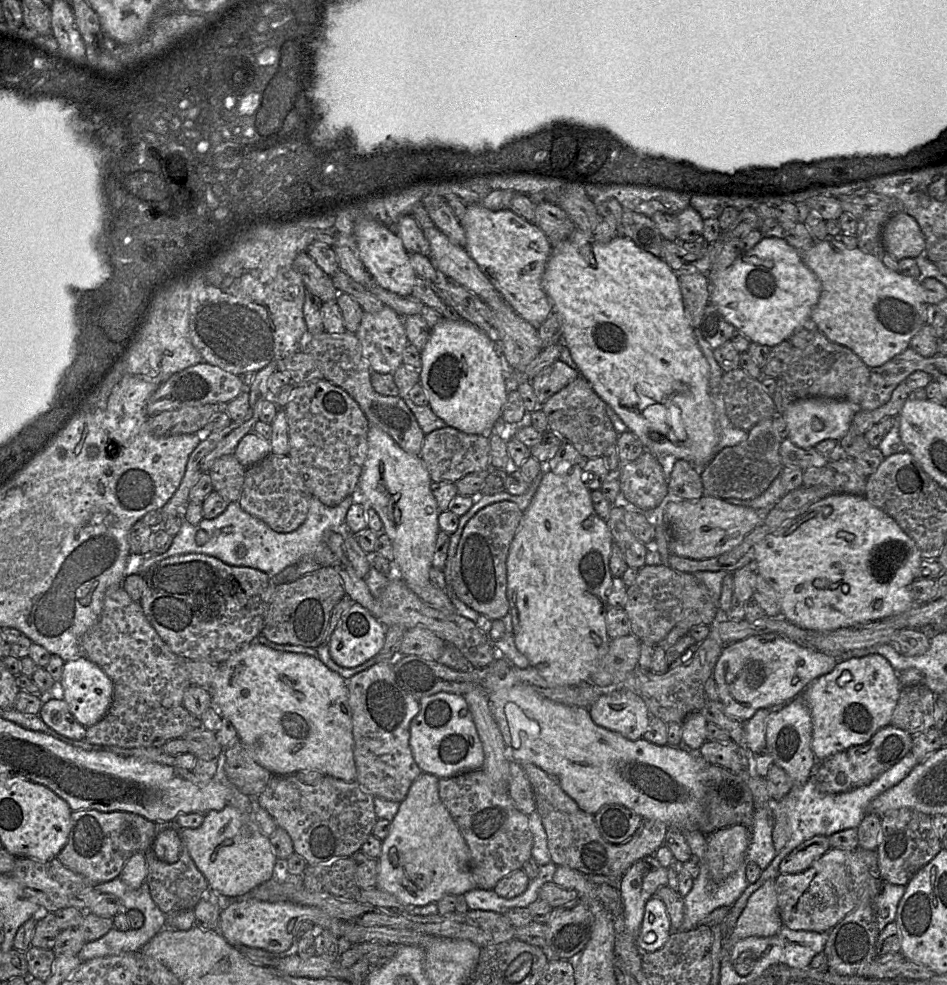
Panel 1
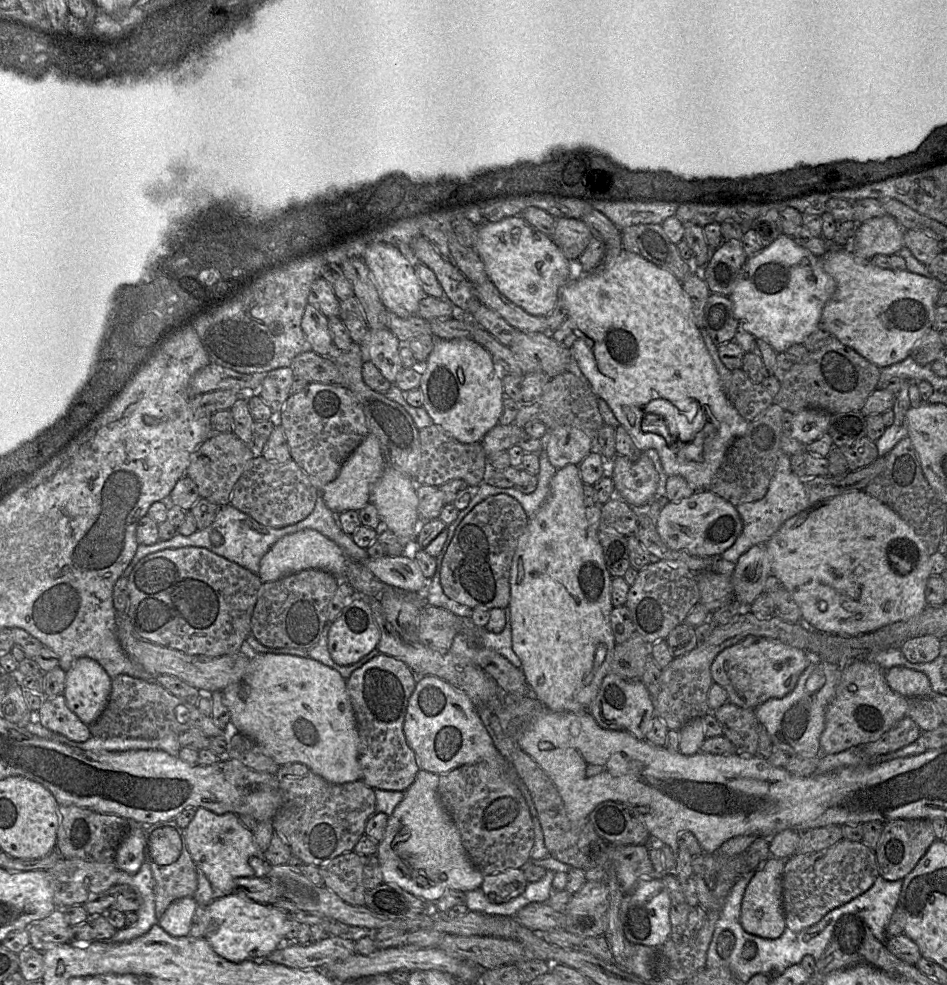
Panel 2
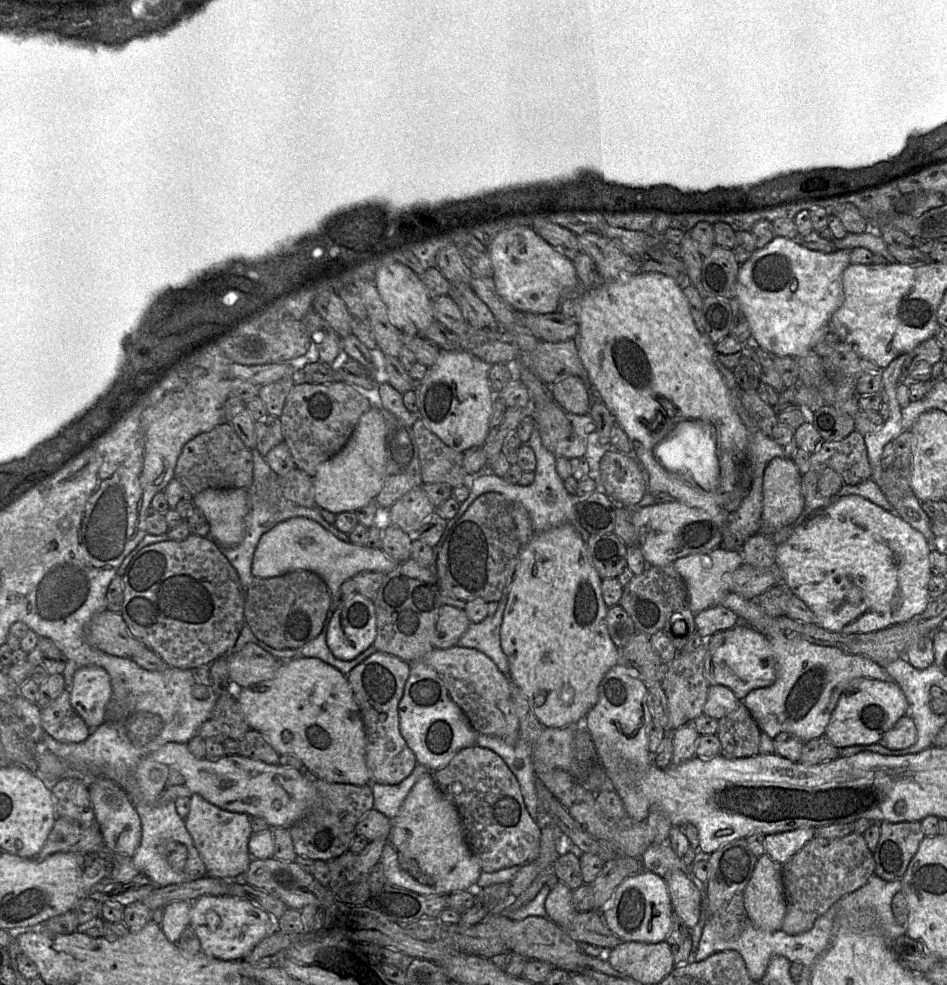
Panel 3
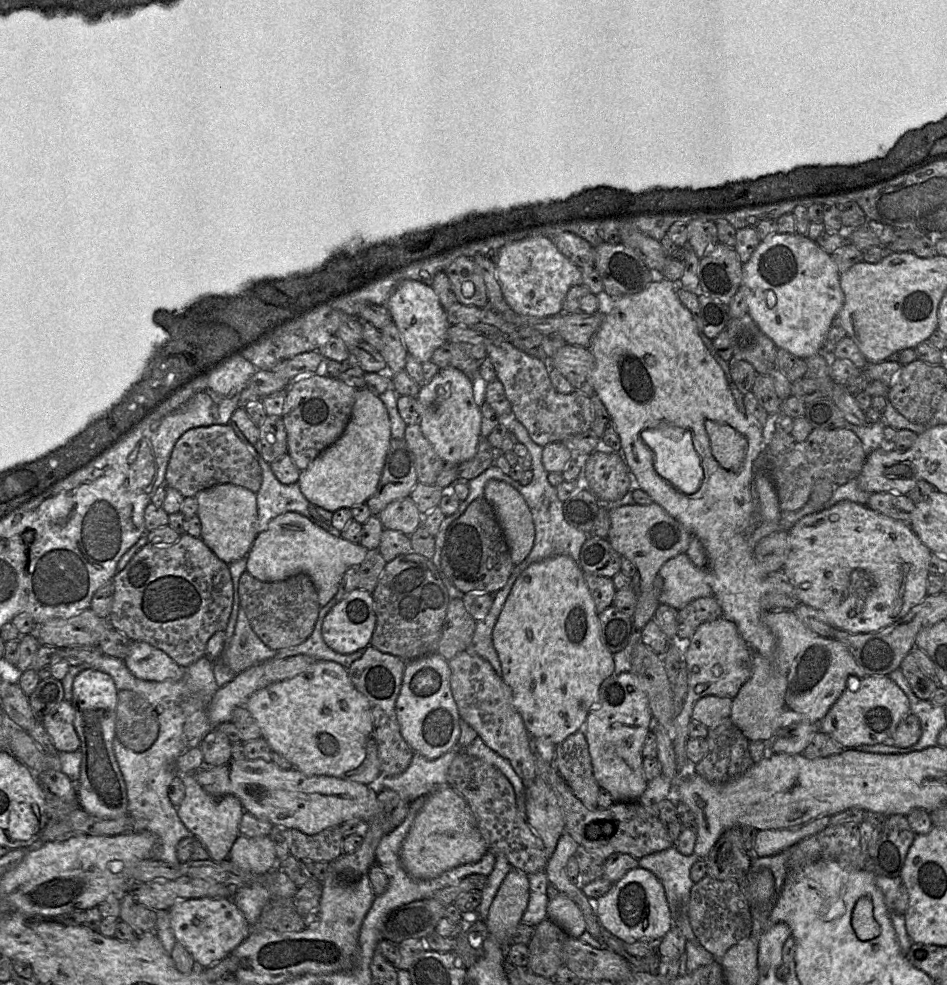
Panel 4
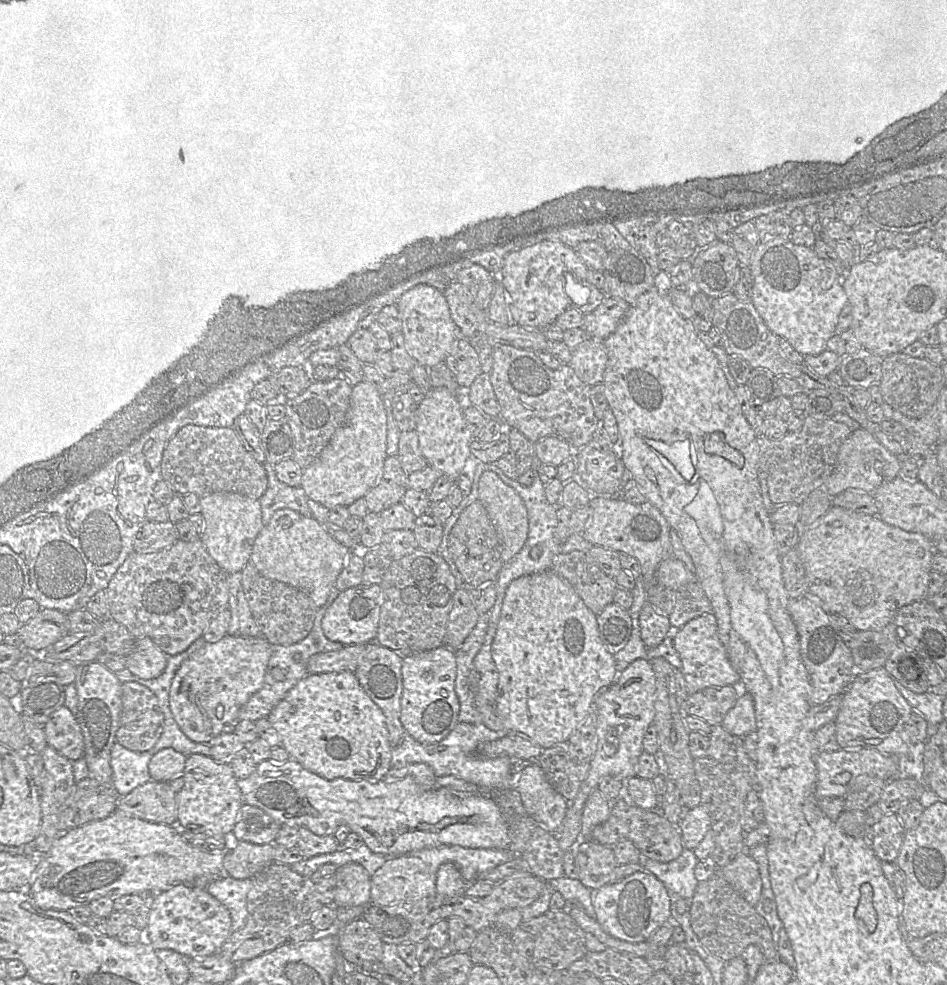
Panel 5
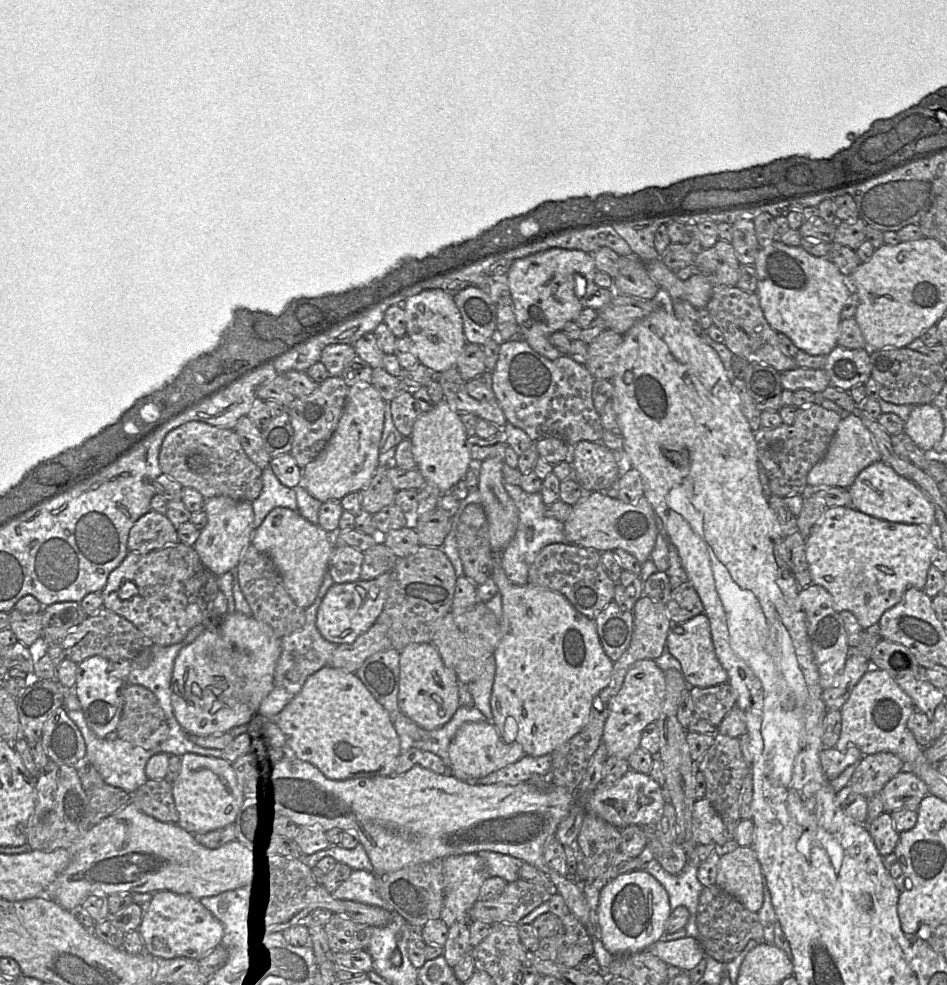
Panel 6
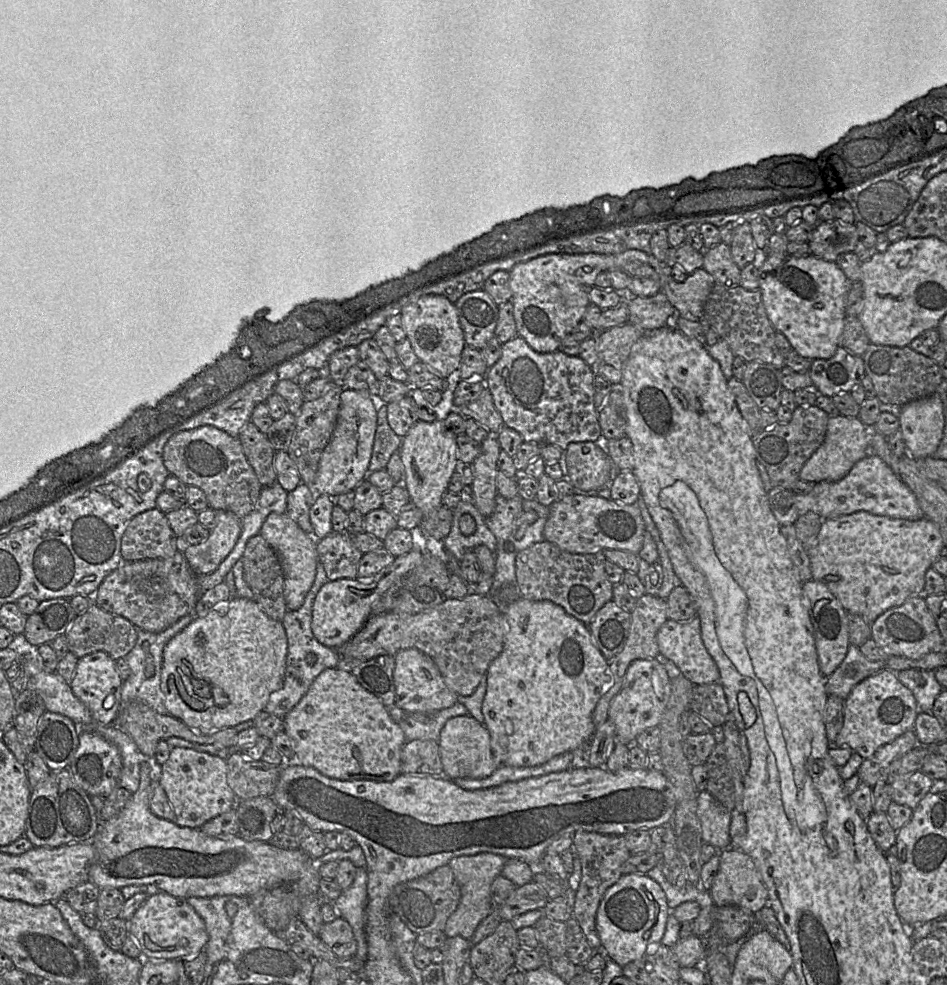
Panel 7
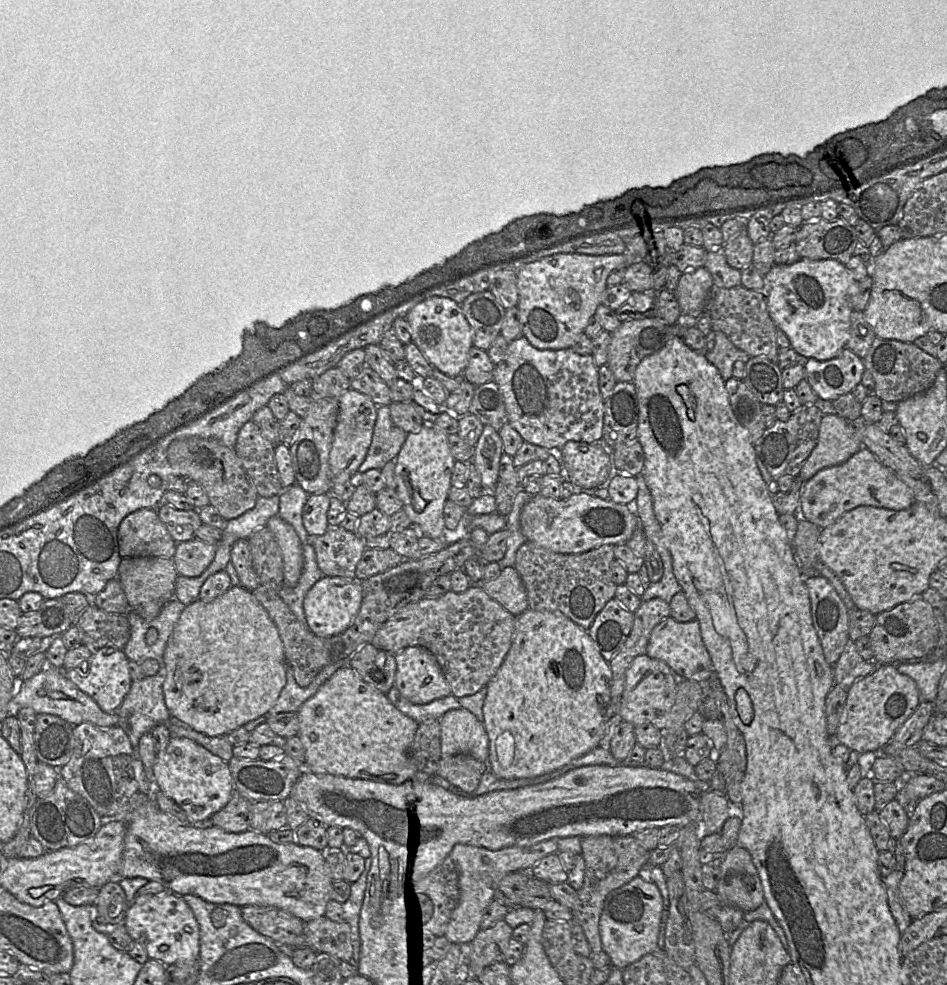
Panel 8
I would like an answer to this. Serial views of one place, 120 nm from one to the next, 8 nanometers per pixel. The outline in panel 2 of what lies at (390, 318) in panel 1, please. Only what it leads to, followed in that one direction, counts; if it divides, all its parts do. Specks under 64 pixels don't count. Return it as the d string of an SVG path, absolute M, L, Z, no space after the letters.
M388 328L369 329L361 344L363 361L371 361L389 382L395 384L398 374L404 368L399 354L401 345Z

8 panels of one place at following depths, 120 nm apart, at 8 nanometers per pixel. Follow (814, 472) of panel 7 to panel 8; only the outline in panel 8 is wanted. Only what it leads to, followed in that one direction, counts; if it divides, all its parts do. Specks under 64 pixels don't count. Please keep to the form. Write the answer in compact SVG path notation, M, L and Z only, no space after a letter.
M825 414L822 417L819 437L815 448L799 473L804 481L818 471L846 462L858 452L863 443L857 427L838 414Z

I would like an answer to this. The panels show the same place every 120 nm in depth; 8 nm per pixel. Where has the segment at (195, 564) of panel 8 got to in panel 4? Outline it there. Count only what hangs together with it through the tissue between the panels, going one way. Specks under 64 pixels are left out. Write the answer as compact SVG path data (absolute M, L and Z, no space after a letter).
M221 484L199 492L195 498L202 525L200 538L207 547L228 565L247 556L258 535L256 494L240 486Z

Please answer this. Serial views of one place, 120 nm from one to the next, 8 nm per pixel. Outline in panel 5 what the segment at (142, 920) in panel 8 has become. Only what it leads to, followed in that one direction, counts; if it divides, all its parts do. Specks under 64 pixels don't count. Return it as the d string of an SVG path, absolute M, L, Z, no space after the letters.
M195 888L168 889L155 897L147 912L148 940L157 950L167 950L195 959L205 959L217 955L223 943L234 933L232 916L228 910L207 891Z

